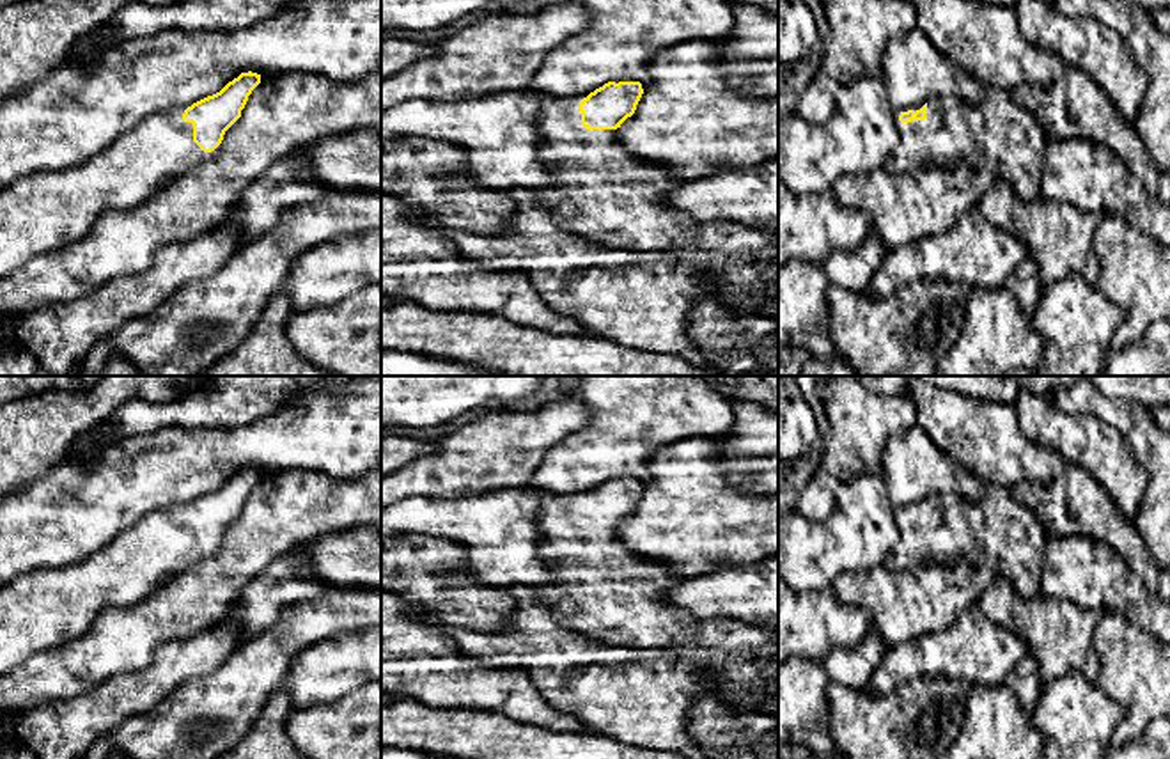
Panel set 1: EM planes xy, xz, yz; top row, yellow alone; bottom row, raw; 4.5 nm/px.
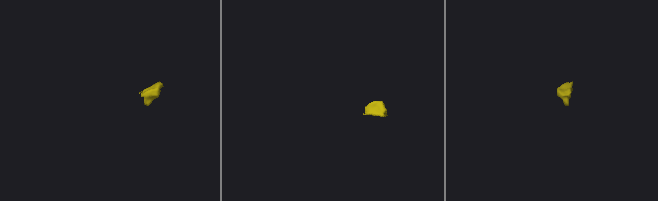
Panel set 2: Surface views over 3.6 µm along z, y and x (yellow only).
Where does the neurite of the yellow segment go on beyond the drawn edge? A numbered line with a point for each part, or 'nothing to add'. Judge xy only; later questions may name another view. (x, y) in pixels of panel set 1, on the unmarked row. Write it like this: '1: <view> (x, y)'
1: xy (46, 609)

